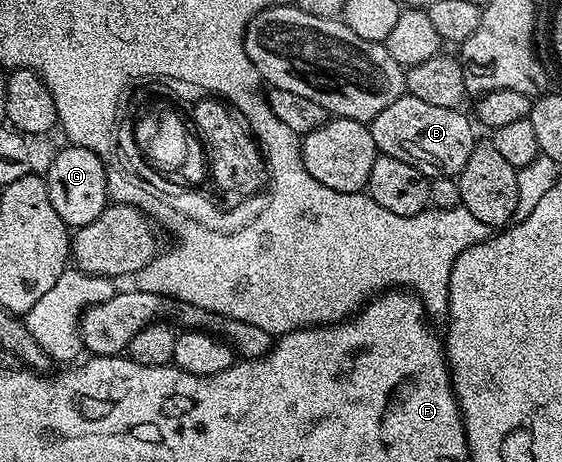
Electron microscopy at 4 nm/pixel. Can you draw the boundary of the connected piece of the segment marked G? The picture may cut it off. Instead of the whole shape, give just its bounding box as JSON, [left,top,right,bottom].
[43,145,110,229]

